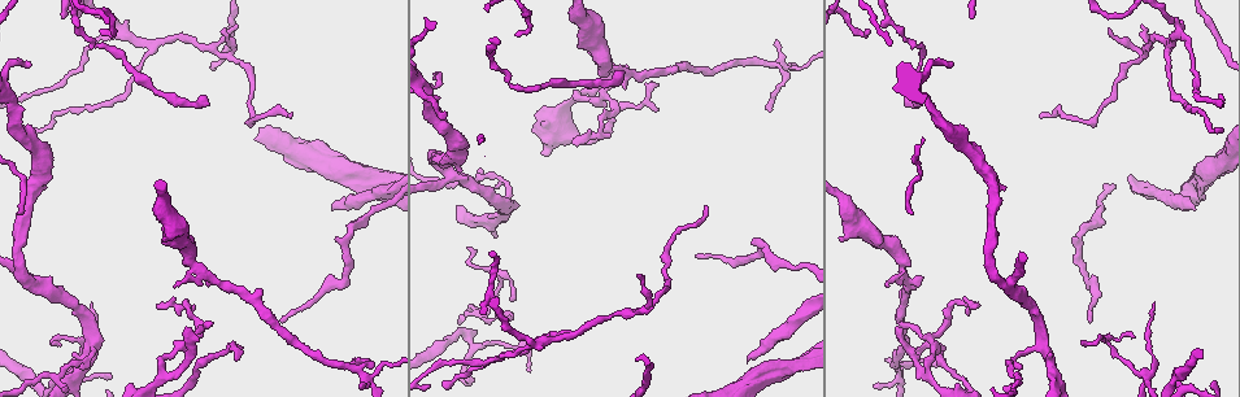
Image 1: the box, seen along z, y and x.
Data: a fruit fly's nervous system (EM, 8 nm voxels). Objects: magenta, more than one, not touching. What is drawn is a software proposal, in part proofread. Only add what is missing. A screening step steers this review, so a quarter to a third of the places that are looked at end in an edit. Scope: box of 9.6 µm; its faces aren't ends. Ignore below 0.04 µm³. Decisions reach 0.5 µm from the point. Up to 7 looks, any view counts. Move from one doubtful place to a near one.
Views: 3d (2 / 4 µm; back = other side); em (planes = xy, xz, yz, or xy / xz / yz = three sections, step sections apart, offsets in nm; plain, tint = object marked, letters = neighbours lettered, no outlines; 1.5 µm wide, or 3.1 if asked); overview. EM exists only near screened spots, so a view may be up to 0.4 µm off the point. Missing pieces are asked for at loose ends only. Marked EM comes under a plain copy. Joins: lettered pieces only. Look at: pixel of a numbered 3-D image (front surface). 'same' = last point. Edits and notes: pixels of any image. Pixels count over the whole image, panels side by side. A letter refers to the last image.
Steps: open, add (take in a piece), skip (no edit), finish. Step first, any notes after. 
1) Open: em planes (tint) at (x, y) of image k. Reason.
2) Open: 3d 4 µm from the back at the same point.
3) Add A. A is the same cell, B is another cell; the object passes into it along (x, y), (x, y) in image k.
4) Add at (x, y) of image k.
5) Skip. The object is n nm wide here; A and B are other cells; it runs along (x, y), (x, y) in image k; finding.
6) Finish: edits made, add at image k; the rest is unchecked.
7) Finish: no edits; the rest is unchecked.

Open: 3d 2 µm from the back at (889, 286) of image 1. Branch stops here.

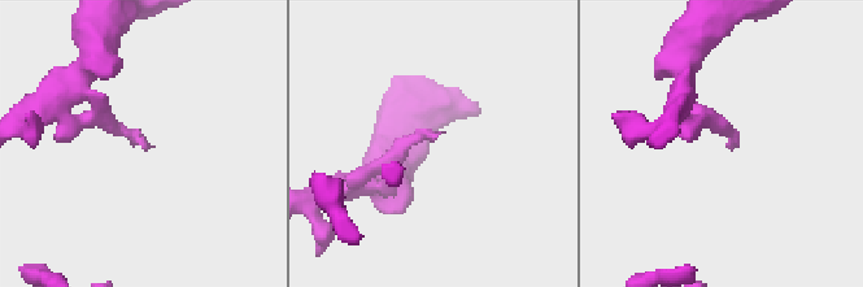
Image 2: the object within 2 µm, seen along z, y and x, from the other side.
Open: em xz step 4 (letters) at (144, 147) of image 2. Shape alone is not enough.

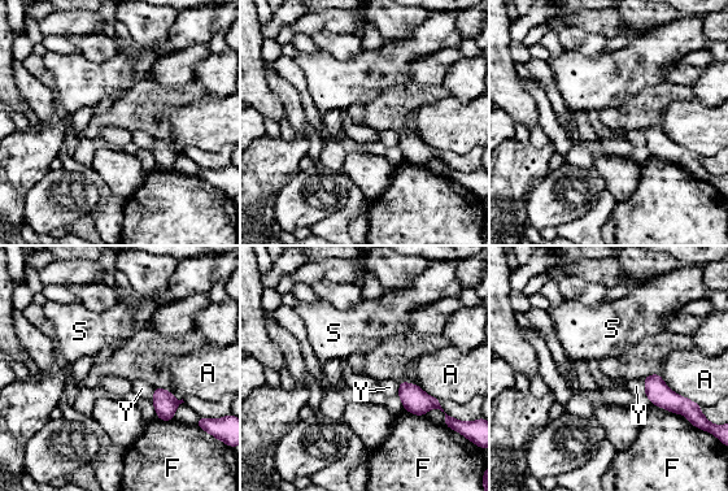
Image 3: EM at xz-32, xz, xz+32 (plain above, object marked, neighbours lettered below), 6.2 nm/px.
Skip. The longest contact is with A, 260 nm; A, F, S and Y are other cells; a border runs along (661, 374), (675, 392), (693, 402) in image 3; none of them fits.

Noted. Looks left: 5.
Open: em xz step 8 (tint) at (1082, 345) of image 1.

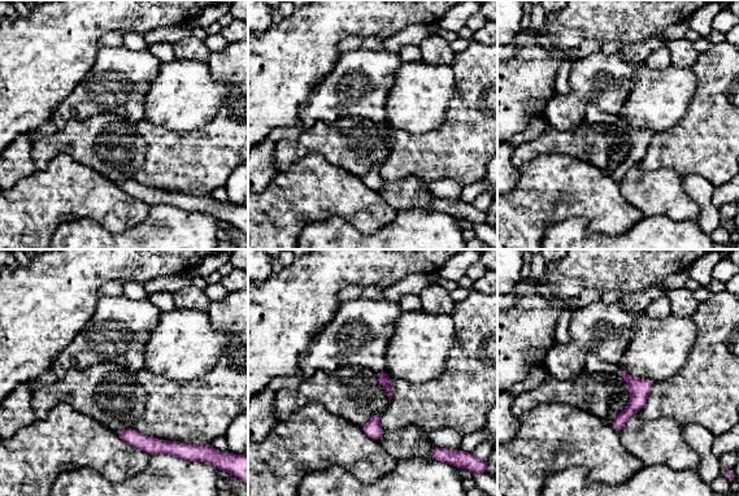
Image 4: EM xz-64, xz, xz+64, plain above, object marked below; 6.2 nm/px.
Open: em planes (letters) at the same point. Another direction.

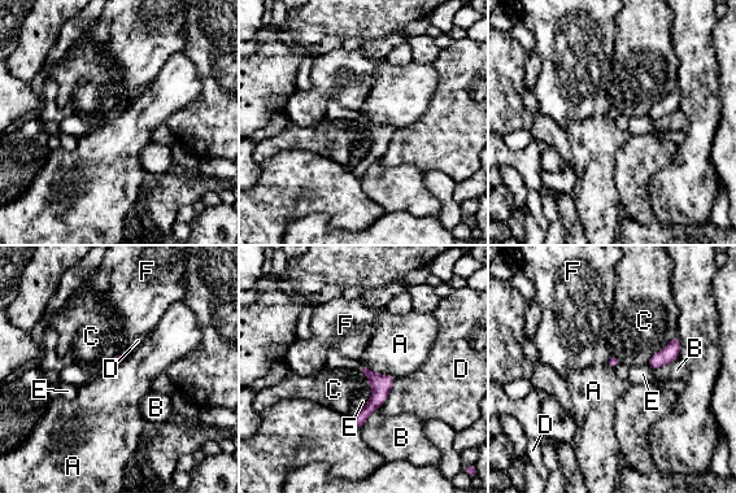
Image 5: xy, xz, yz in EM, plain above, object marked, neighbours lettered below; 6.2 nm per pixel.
Skip. A, B, C, D, E and F are other cells; none of them fits.

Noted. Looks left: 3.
Open: em planes (letters) at (331, 210) of image 1. An open end.

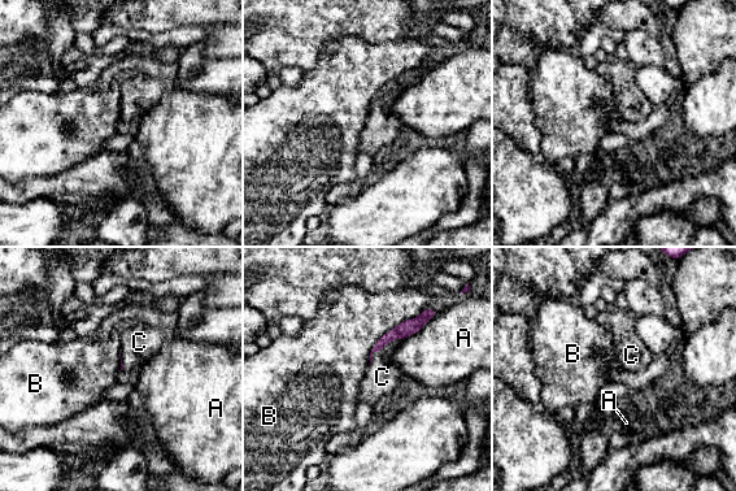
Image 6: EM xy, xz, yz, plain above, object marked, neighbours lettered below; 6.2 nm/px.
Add C. The longest contact is with B, 550 nm; C is the same cell, A and B are other cells; the neuron continues.

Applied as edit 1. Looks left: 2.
Finish: edits made, add at image 6; the rest is unchecked.

